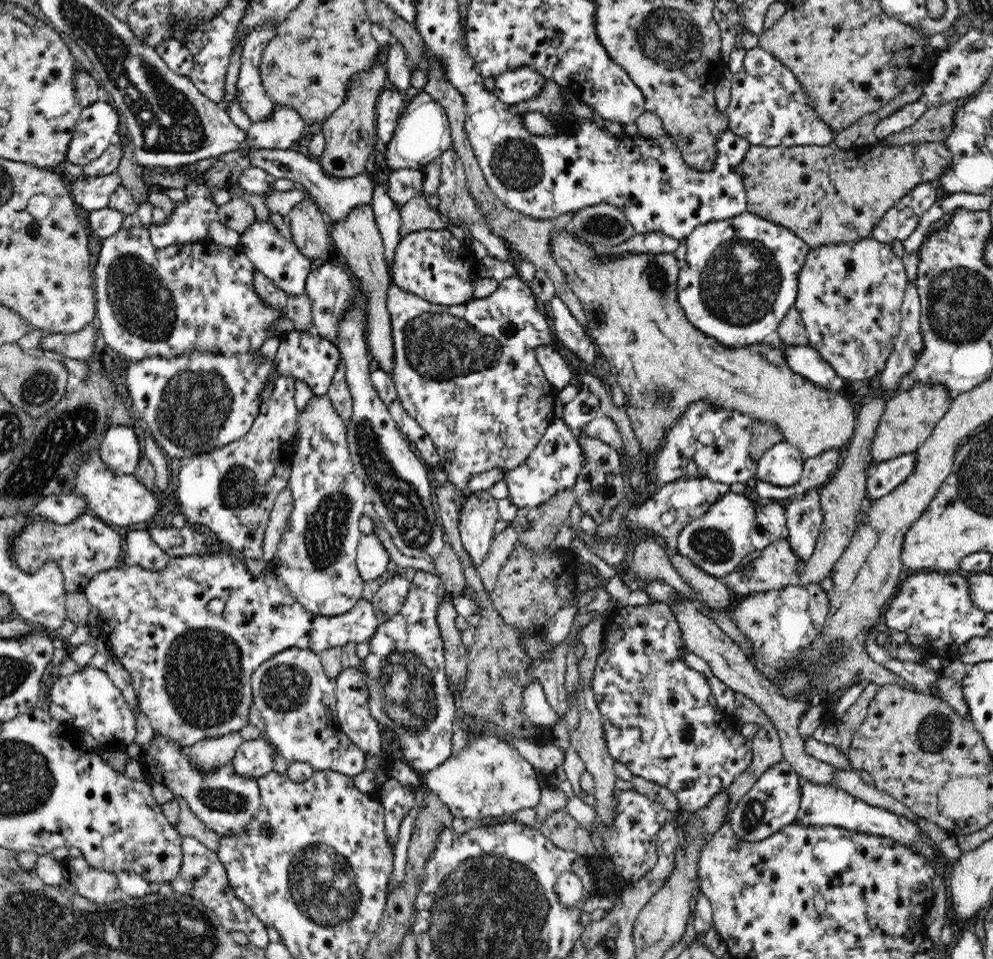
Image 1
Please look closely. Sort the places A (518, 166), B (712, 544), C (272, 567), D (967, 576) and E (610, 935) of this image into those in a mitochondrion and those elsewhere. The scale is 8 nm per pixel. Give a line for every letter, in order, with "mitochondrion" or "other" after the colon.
A: mitochondrion
B: mitochondrion
C: other
D: other
E: other

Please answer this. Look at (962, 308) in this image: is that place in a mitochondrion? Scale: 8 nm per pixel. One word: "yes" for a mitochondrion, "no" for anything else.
yes

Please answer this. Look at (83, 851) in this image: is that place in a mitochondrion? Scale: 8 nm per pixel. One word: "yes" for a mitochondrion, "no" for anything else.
no

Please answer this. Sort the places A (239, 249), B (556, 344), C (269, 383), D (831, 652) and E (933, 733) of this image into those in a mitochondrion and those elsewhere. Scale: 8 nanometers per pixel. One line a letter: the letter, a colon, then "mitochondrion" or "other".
A: other
B: other
C: other
D: other
E: mitochondrion

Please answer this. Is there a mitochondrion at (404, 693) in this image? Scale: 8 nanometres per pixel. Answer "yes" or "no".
yes

